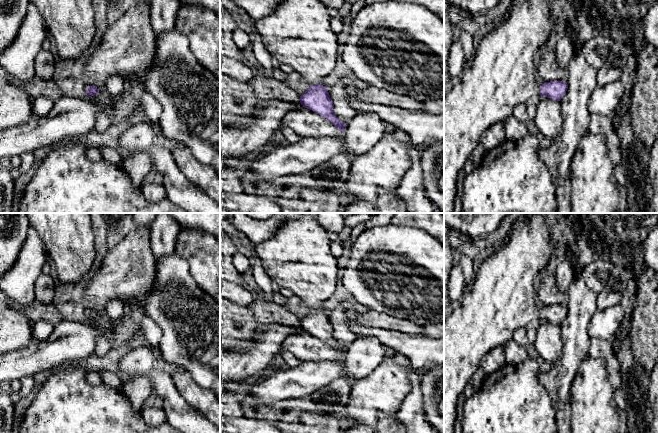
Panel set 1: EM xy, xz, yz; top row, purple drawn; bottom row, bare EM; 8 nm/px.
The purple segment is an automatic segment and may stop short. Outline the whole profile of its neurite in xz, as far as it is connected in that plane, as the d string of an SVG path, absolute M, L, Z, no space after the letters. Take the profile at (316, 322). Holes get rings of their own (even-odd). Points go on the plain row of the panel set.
M303 213L287 220L266 241L255 244L257 258L272 282L280 288L285 287L294 293L308 307L308 314L300 320L303 331L312 334L330 345L337 354L345 356L346 348L333 336L334 329L328 313L321 308L322 303L335 291L338 265L331 254L332 240L328 232L316 218Z

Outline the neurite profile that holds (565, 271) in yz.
M561 260L555 269L556 285L560 292L567 292L574 276L578 271L583 272L583 267L578 263L573 265L567 260Z

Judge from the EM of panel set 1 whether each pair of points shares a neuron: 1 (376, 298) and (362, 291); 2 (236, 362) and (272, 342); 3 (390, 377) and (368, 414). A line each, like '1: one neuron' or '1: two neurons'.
1: one neuron
2: one neuron
3: one neuron

